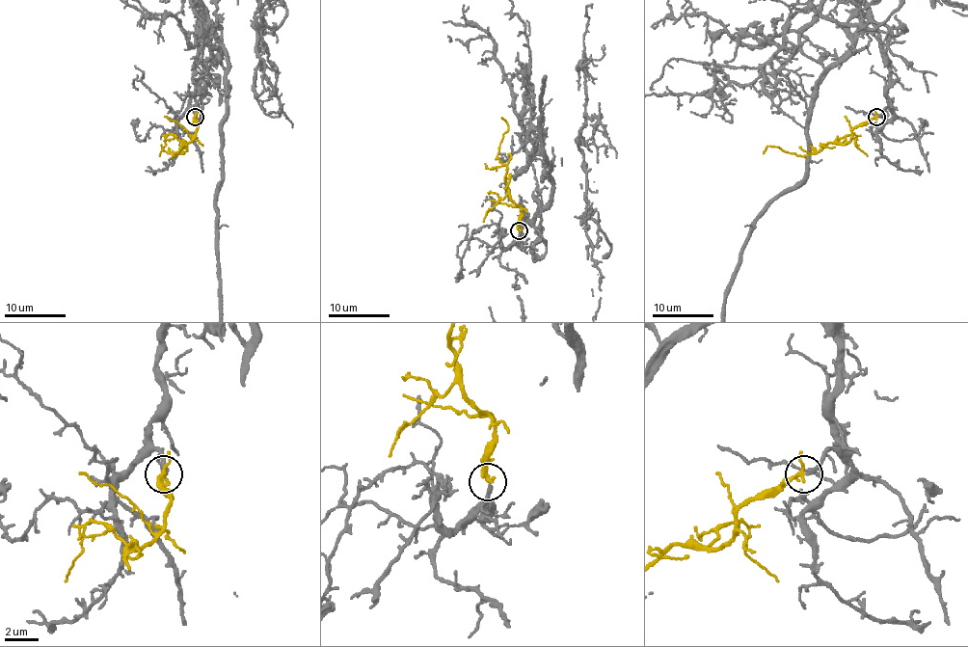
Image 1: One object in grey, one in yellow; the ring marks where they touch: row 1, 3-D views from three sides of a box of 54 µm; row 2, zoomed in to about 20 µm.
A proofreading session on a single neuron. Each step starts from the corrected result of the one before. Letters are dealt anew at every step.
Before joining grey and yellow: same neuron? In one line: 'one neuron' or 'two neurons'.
one neuron

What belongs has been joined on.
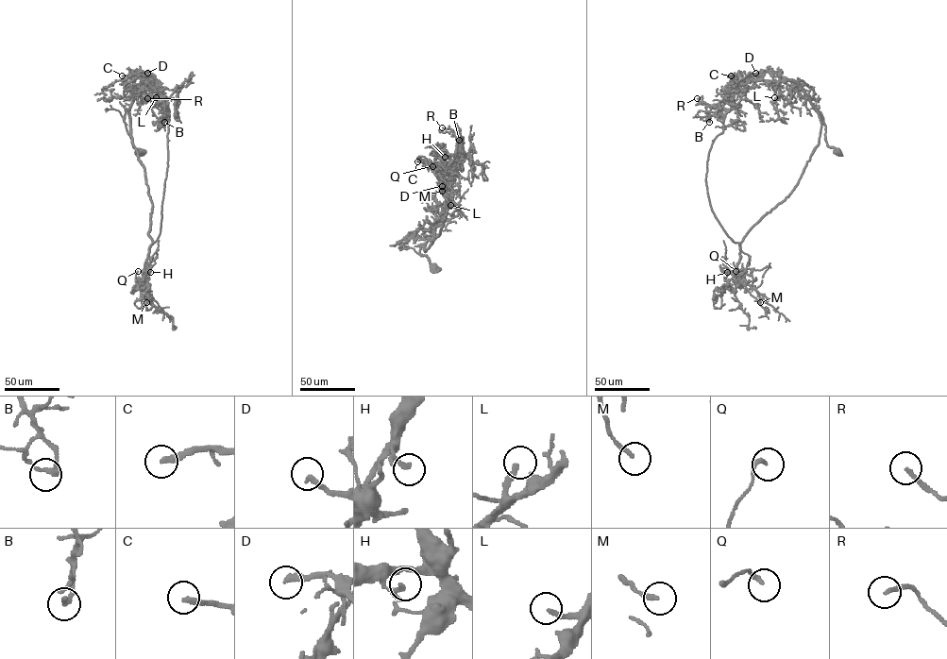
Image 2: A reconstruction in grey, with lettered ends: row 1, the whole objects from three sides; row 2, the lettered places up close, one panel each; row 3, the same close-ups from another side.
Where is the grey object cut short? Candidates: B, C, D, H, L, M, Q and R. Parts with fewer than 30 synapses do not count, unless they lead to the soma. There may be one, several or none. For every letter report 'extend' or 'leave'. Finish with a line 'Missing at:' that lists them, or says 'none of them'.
B: leave
C: extend
D: extend
H: leave
L: extend
M: leave
Q: leave
R: extend
Missing at: C, D, L, R

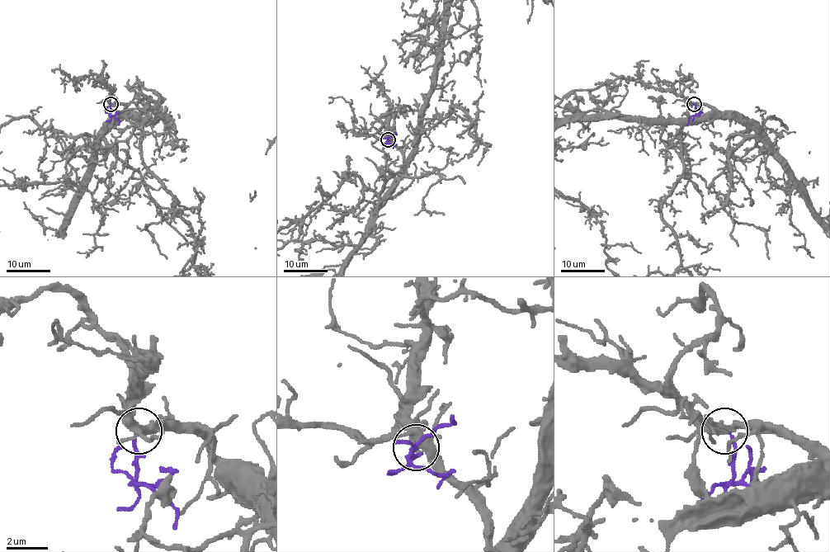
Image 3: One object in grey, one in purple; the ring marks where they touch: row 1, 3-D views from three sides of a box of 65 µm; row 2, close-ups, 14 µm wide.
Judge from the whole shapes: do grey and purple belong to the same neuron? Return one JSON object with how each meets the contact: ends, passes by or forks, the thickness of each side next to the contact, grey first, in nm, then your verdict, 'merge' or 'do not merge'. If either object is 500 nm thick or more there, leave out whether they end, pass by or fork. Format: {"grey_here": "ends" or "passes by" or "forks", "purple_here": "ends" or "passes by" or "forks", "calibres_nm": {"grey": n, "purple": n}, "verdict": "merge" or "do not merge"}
{"grey_here": "forks", "purple_here": "ends", "calibres_nm": {"grey": 340, "purple": 150}, "verdict": "merge"}

